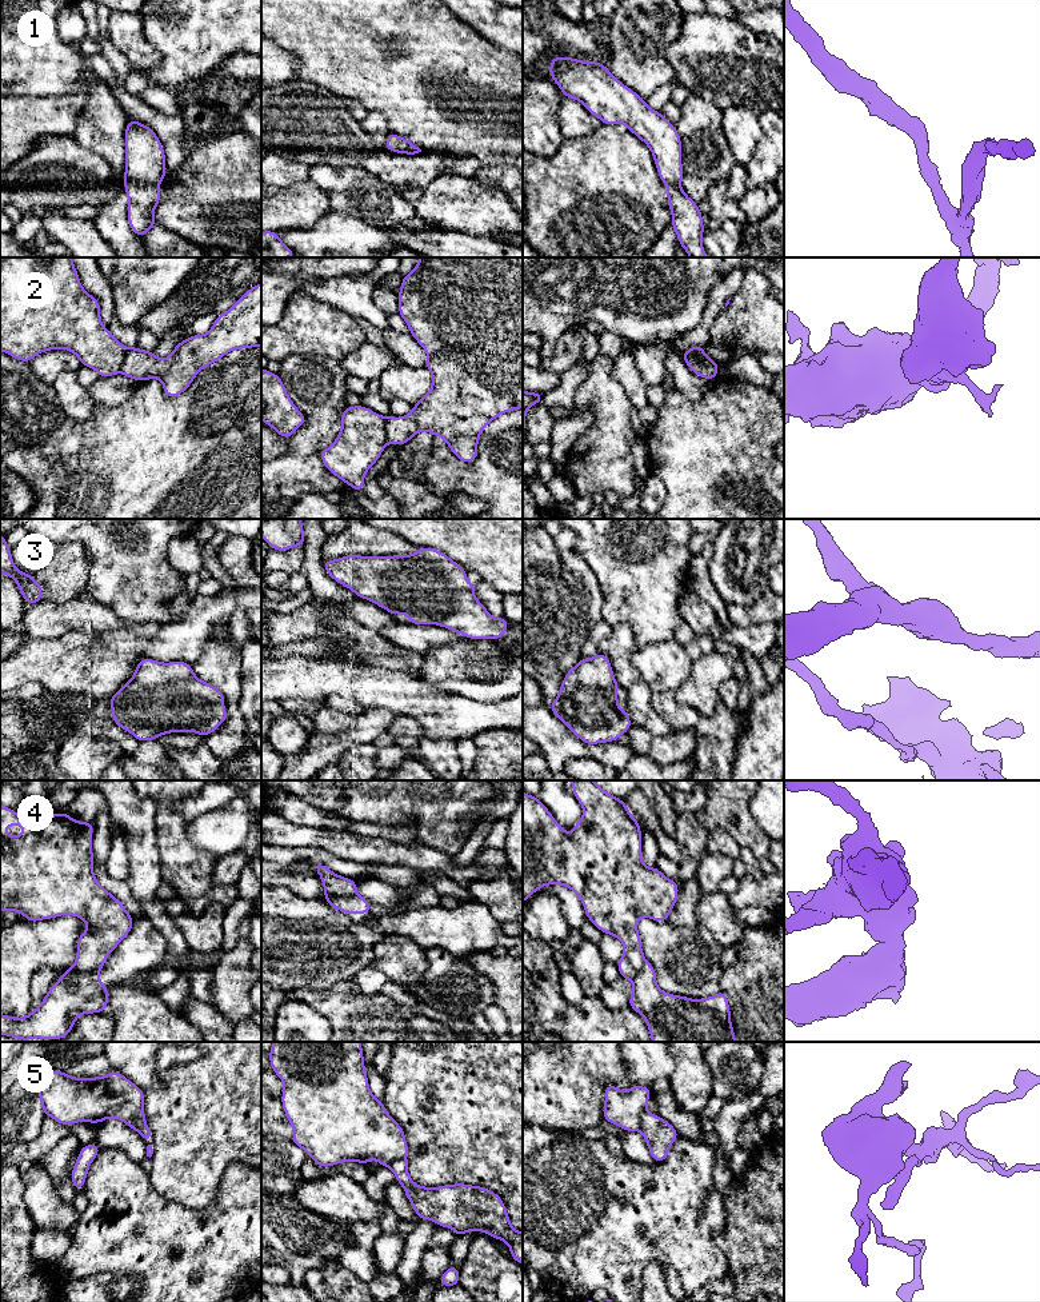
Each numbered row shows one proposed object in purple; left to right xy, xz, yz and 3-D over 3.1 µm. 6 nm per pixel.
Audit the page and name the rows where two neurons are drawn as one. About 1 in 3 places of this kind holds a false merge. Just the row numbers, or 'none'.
2, 4, 5

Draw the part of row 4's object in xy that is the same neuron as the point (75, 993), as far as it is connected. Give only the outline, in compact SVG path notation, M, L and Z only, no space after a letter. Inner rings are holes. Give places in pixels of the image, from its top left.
M103 966L87 971L64 971L35 1011L23 1018L0 1015L0 1034L21 1039L59 1041L67 1037L80 1014L108 1007L108 987L99 979Z

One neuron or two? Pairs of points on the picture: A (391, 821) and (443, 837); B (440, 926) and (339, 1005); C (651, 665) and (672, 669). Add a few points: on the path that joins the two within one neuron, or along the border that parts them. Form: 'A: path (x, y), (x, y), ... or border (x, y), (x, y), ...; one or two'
A: path (407, 798), (432, 794), (443, 805), (443, 814); one
B: border (351, 979), (340, 979), (320, 989); two
C: path (656, 665), (667, 667); one

